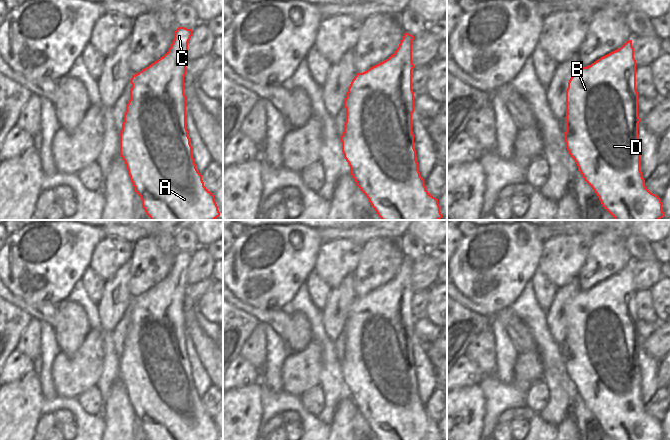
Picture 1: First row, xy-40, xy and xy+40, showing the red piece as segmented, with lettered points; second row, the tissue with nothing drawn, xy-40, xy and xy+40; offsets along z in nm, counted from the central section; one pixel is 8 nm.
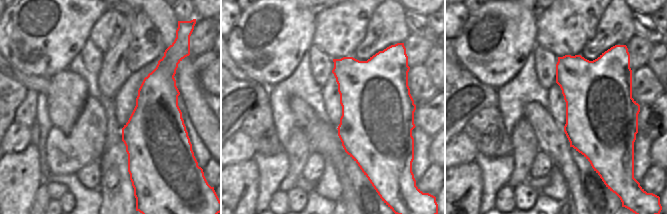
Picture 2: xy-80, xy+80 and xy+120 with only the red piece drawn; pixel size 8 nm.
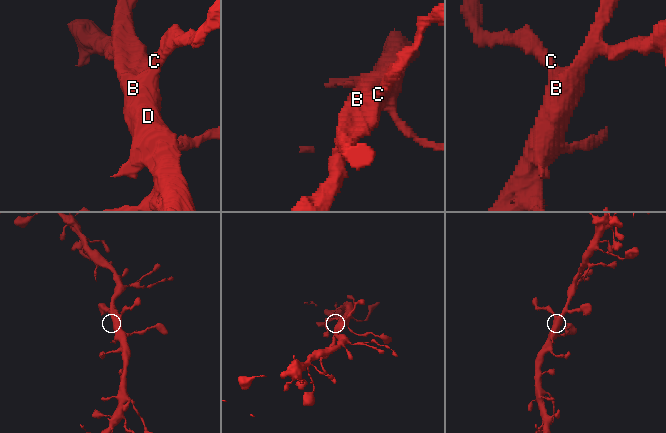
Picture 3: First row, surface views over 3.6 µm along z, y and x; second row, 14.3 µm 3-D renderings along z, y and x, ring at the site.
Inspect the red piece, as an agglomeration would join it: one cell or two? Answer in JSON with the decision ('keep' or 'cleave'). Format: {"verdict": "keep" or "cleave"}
{"verdict": "keep"}

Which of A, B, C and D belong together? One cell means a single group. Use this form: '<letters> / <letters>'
A B C D

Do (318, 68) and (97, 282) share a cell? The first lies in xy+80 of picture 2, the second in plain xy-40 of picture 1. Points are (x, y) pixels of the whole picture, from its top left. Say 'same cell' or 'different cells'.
same cell

